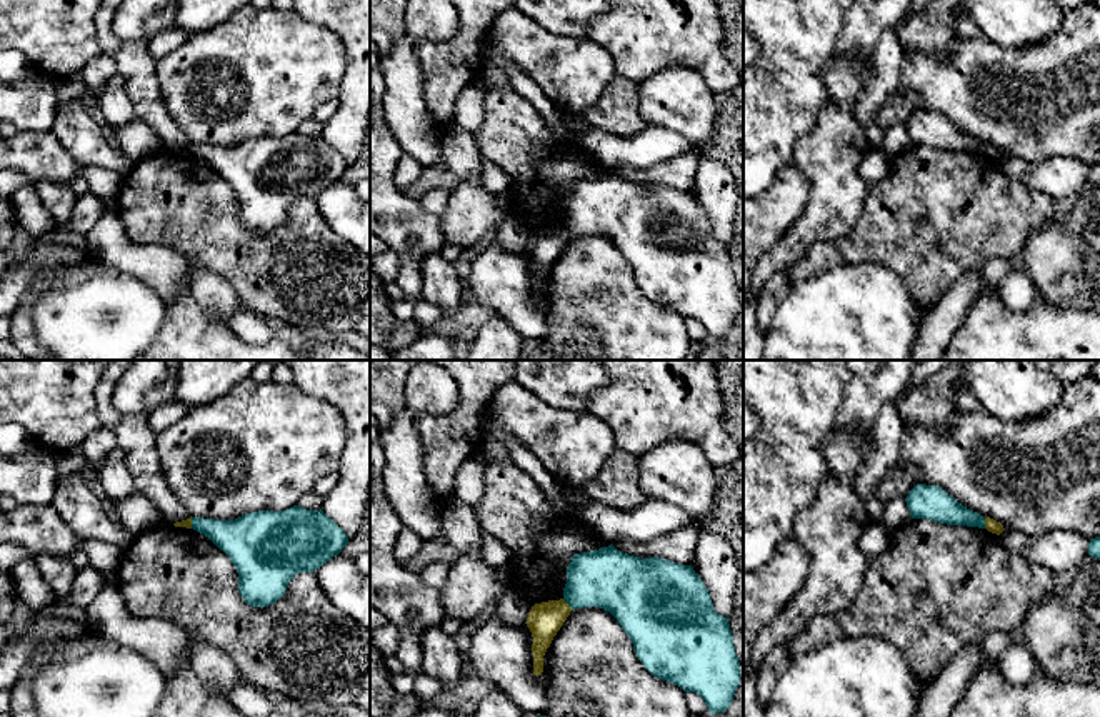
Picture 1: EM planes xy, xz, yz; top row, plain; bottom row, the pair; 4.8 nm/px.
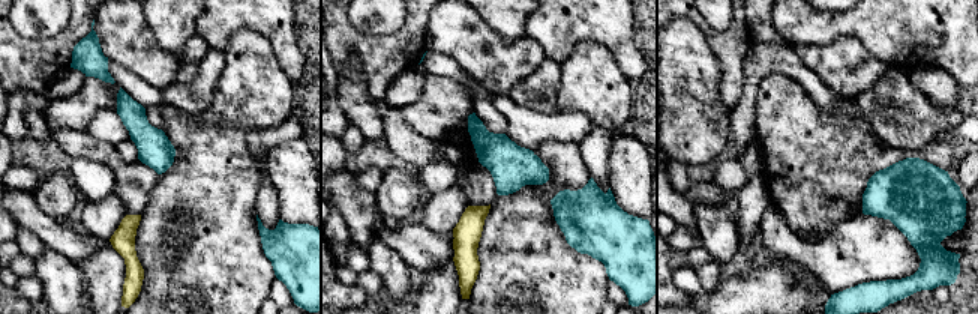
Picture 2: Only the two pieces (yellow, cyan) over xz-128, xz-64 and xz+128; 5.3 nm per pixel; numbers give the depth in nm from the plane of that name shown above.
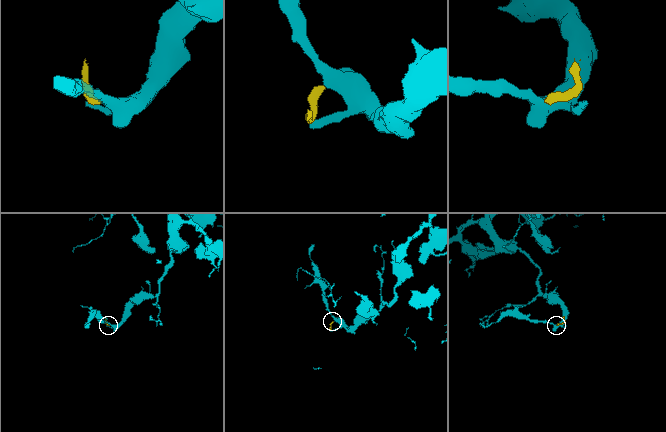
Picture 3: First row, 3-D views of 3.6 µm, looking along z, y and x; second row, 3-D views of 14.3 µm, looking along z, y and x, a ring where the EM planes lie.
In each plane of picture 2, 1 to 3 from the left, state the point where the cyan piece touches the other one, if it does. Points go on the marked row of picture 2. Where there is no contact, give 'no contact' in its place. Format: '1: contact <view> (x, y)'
1: no contact
2: no contact
3: no contact

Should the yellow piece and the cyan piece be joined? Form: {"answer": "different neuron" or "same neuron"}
{"answer": "different neuron"}

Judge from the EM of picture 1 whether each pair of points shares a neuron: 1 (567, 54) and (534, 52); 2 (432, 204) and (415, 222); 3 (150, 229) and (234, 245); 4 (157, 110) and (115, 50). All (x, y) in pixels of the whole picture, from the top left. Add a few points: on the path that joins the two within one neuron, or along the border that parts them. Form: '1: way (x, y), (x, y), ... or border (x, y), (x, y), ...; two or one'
1: way (559, 54), (554, 49), (542, 52); one
2: border (419, 202), (437, 215); two
3: way (170, 229), (204, 229), (214, 237); one
4: way (145, 95), (140, 75), (130, 65); one

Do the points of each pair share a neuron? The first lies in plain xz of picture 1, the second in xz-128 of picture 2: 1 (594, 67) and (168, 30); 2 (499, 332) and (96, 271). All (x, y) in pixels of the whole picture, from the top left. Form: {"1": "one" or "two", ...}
{"1": "two", "2": "one"}

